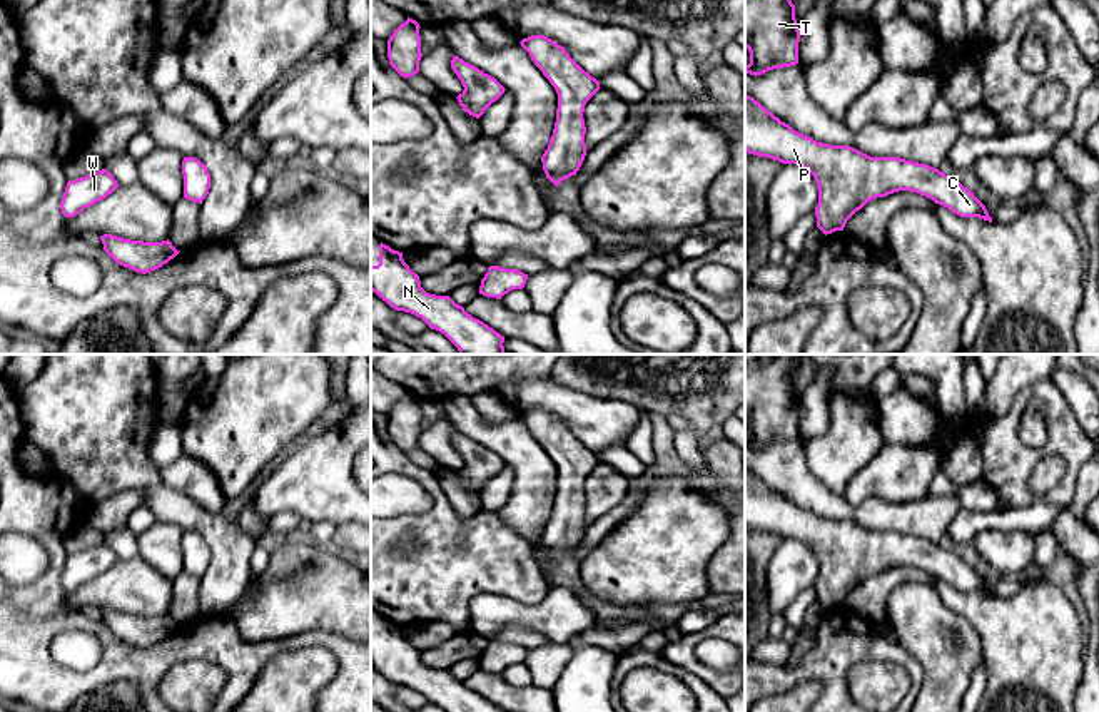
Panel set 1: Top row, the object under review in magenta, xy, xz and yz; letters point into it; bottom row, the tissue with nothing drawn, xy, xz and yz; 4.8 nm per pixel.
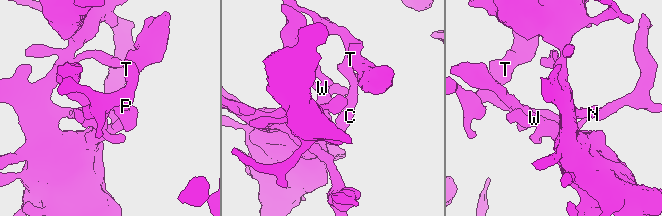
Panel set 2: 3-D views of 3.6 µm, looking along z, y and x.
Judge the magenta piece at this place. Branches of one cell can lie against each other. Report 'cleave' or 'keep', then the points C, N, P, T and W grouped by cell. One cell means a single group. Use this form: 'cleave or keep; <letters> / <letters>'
keep; C N P T W

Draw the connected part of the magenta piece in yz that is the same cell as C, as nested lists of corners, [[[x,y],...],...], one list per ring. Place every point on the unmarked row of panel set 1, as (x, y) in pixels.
[[[745,470],[745,525],[807,543],[818,560],[817,602],[827,610],[869,575],[899,565],[932,573],[960,592],[992,597],[985,580],[957,553],[900,531],[870,531],[848,520],[817,516],[793,505],[753,471]]]

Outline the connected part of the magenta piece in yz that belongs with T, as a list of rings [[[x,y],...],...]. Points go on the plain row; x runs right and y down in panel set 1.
[[[775,354],[757,368],[745,366],[745,421],[750,438],[745,446],[762,450],[798,438],[800,404],[790,374],[795,354]]]

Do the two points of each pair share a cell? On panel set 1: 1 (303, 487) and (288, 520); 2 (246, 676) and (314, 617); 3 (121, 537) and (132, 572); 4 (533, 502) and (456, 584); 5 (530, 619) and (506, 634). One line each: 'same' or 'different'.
1: different
2: different
3: different
4: different
5: different

